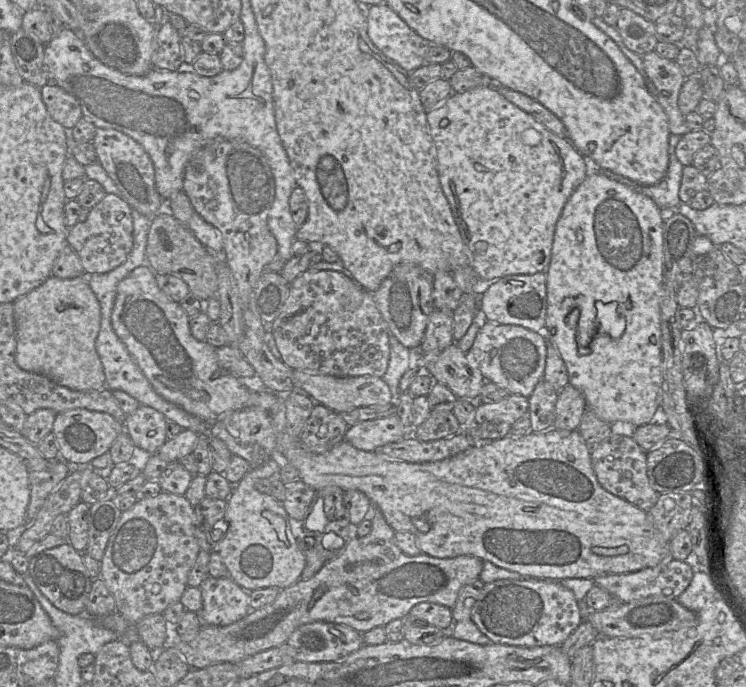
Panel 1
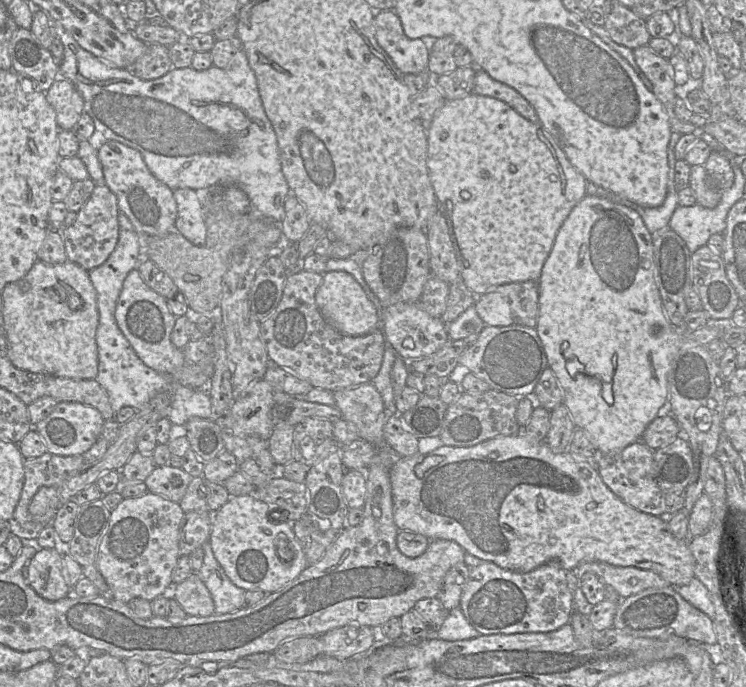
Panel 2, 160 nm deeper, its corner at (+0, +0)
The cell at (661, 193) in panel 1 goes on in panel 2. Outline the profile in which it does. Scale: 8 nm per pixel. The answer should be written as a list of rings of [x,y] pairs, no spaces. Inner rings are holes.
[[[669,170],[669,181],[668,181],[668,191],[666,198],[662,205],[658,207],[645,207],[638,205],[635,202],[632,202],[628,199],[611,199],[617,201],[617,203],[626,205],[635,211],[641,216],[644,221],[645,226],[649,232],[653,235],[658,230],[669,226],[670,219],[678,206],[678,192],[676,190],[674,170]]]

